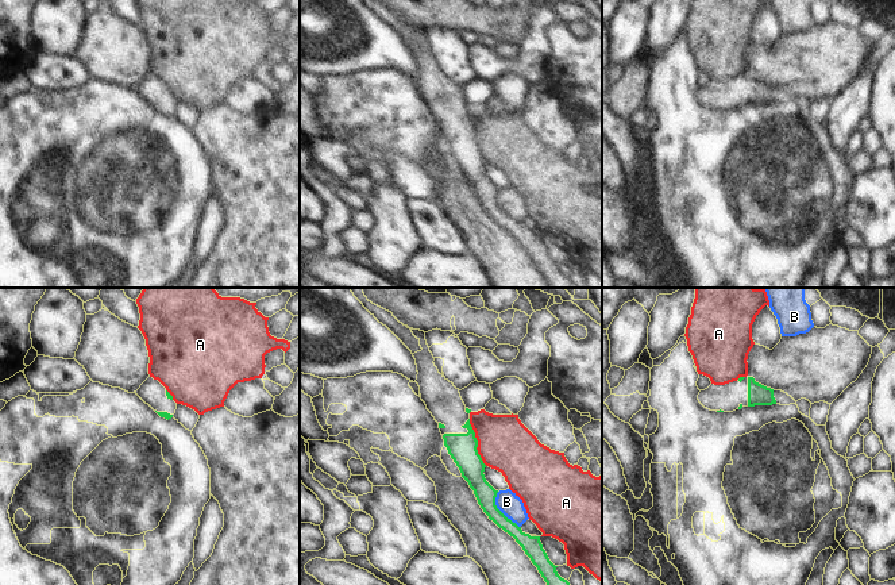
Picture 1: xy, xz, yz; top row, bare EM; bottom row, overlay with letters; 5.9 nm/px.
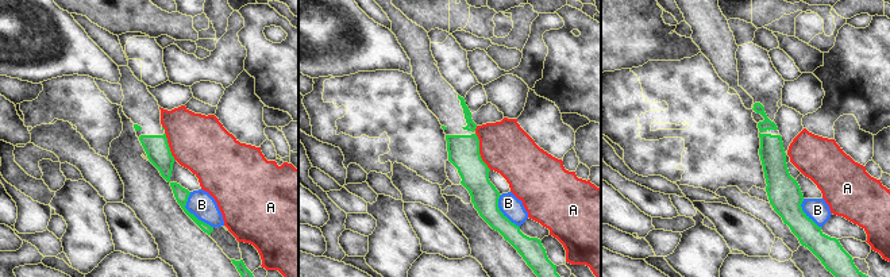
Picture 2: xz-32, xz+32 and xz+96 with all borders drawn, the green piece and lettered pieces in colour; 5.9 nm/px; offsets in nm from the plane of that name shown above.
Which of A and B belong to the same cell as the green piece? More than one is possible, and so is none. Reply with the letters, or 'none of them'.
none of them

